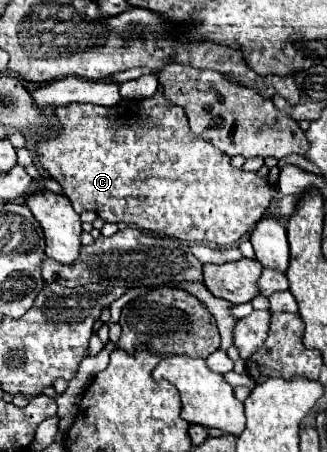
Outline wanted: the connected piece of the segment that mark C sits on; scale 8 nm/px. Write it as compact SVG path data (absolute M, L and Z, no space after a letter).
M161 85L155 95L147 99L121 99L113 107L69 103L65 107L57 107L55 117L61 127L53 133L39 135L35 143L37 157L49 177L63 187L63 193L71 199L77 213L95 211L107 223L123 221L141 231L231 247L263 217L277 197L277 183L271 185L267 177L263 179L257 173L233 169L229 155L217 151L217 147L205 143L205 139L197 139L189 129L185 111L163 97Z

